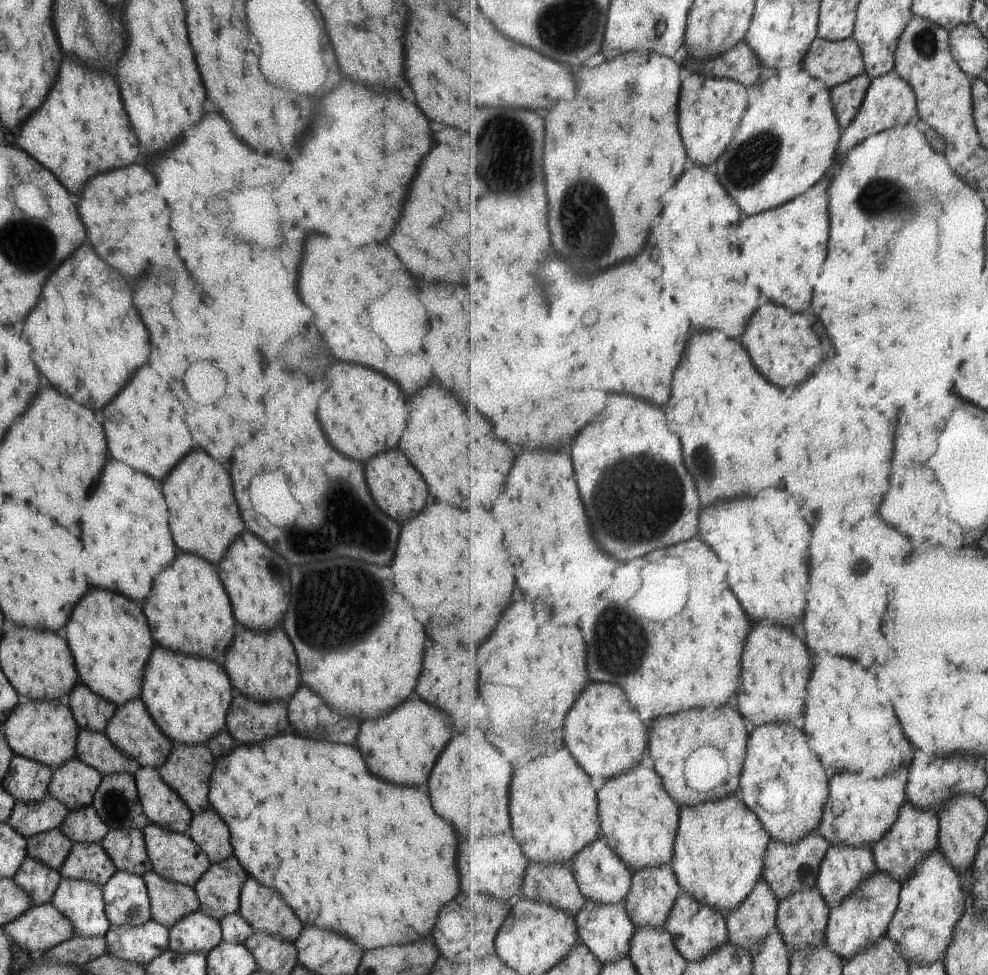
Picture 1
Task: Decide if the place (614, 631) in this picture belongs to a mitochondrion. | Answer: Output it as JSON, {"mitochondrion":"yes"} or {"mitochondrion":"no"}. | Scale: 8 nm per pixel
{"mitochondrion":"yes"}

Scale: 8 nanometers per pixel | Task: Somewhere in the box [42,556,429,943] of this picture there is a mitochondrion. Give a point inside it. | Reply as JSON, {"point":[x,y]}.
{"point":[113,812]}

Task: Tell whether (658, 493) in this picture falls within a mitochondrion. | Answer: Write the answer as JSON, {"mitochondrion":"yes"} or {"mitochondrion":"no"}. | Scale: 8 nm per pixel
{"mitochondrion":"yes"}

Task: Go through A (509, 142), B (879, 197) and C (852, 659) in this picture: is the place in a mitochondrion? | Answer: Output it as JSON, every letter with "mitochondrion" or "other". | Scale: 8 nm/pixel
{"A":"mitochondrion","B":"mitochondrion","C":"other"}

